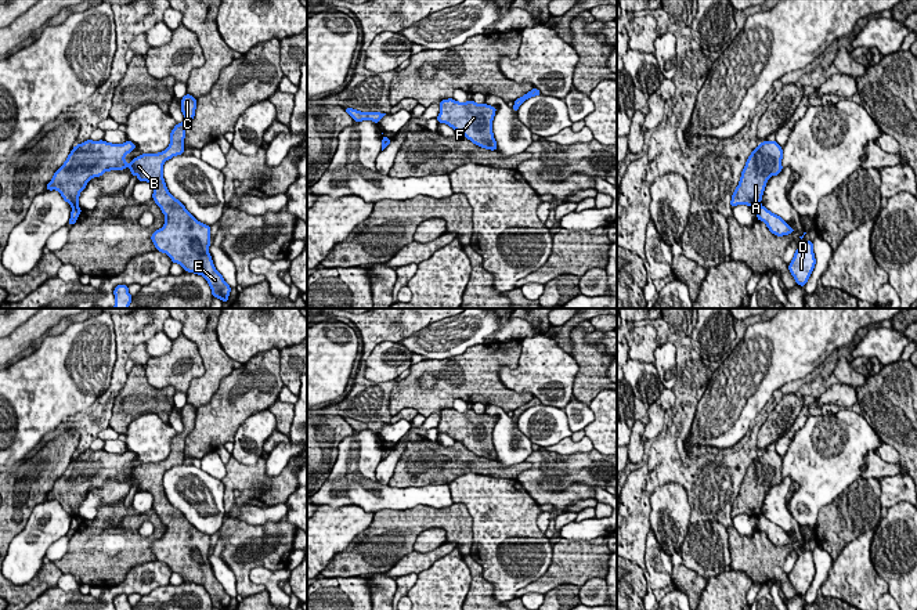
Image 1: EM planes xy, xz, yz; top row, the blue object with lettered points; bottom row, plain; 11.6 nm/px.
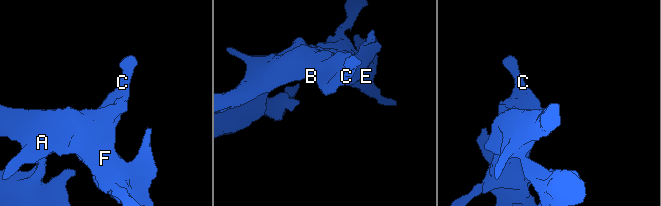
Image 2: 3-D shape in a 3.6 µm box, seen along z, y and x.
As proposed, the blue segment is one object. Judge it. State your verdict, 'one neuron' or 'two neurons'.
two neurons

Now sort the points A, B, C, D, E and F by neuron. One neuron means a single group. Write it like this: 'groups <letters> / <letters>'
groups A B C E F / D

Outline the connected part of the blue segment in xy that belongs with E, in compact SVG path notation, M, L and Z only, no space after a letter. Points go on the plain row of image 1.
M185 404L181 409L184 430L170 443L169 456L158 463L142 463L130 473L124 466L136 459L136 454L126 451L112 454L104 450L87 450L73 456L64 474L54 483L46 499L57 499L72 517L79 516L80 502L94 487L105 481L130 477L137 491L147 491L154 497L152 509L165 524L162 538L154 541L151 551L156 560L166 563L172 573L180 574L184 581L202 585L213 607L228 610L231 596L216 580L210 556L210 535L198 531L185 516L167 499L163 488L163 474L173 466L184 463L185 438L194 430L198 409Z

